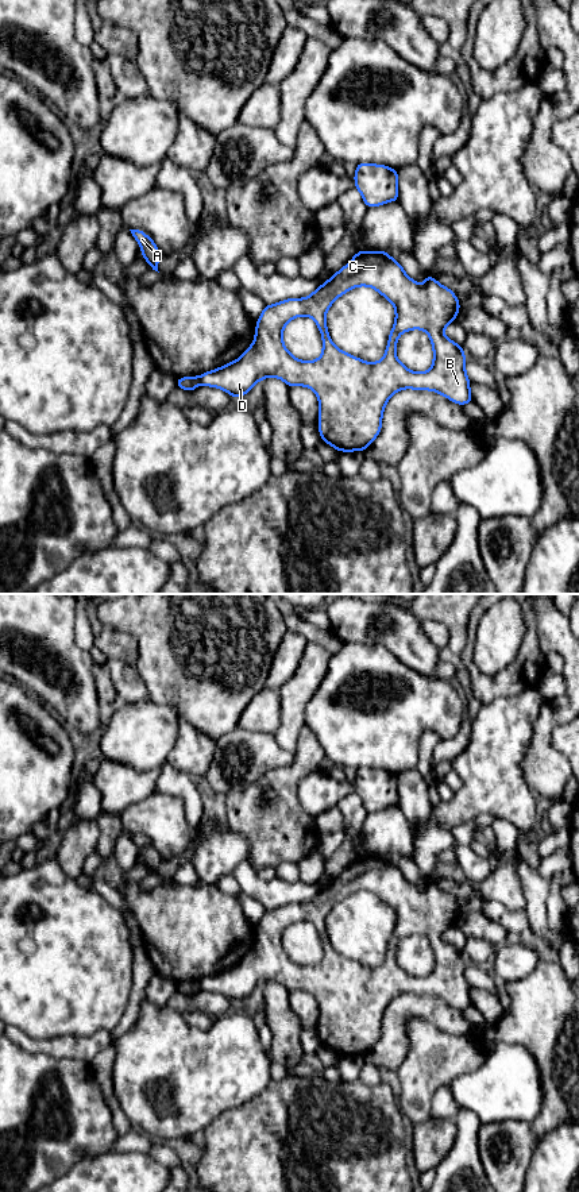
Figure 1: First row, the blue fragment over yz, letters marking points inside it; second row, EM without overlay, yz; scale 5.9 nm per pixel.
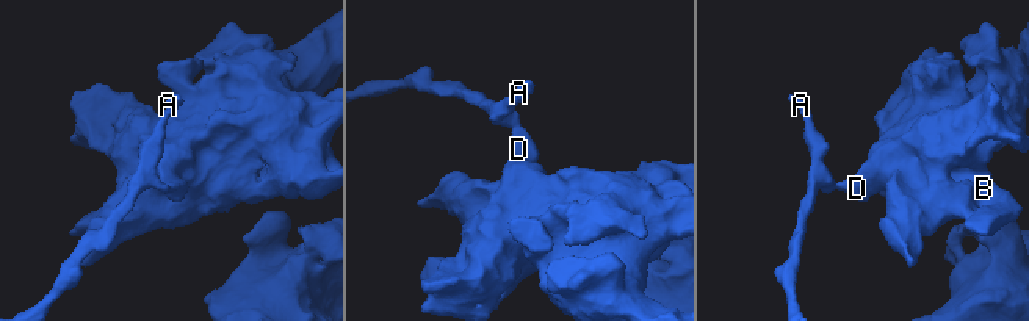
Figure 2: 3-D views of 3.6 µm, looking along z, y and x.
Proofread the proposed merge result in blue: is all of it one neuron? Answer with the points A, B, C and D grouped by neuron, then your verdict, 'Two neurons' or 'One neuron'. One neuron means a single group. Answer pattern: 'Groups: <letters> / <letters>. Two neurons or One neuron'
Groups: A / B C D. Two neurons

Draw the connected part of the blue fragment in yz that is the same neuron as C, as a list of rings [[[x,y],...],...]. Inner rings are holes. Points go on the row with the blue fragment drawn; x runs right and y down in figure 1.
[[[358,251],[356,255],[337,273],[335,273],[325,283],[319,286],[310,296],[305,298],[287,298],[278,304],[266,305],[262,315],[256,321],[255,339],[248,350],[236,360],[219,367],[212,371],[206,371],[200,375],[201,385],[219,387],[229,393],[235,400],[239,396],[246,396],[256,382],[260,382],[266,377],[275,377],[282,379],[287,386],[306,386],[310,387],[320,404],[319,414],[319,432],[321,440],[331,444],[335,450],[351,452],[366,451],[366,448],[377,439],[382,429],[382,414],[389,398],[402,389],[416,390],[432,390],[447,397],[459,405],[466,405],[472,401],[470,391],[470,379],[466,375],[466,354],[462,346],[444,336],[444,328],[456,319],[460,310],[459,300],[455,293],[440,285],[433,277],[426,274],[425,282],[418,282],[409,278],[404,267],[391,258],[386,251]],[[356,286],[370,286],[379,294],[386,297],[395,309],[395,323],[391,328],[387,348],[383,358],[379,362],[363,362],[362,359],[352,356],[339,350],[331,340],[327,328],[327,310],[335,302],[336,298],[347,293]],[[308,316],[313,319],[321,332],[323,352],[316,360],[305,362],[294,358],[285,347],[282,333],[285,325],[296,317]],[[410,329],[424,329],[431,337],[433,347],[433,363],[426,373],[414,373],[405,367],[395,355],[395,346],[401,333]]]

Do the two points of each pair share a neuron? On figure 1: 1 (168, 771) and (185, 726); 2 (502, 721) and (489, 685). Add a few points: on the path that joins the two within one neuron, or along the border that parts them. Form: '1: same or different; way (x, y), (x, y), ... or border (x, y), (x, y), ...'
1: different; border (168, 762), (195, 779)
2: different; border (524, 689), (514, 695), (500, 697), (483, 705)

